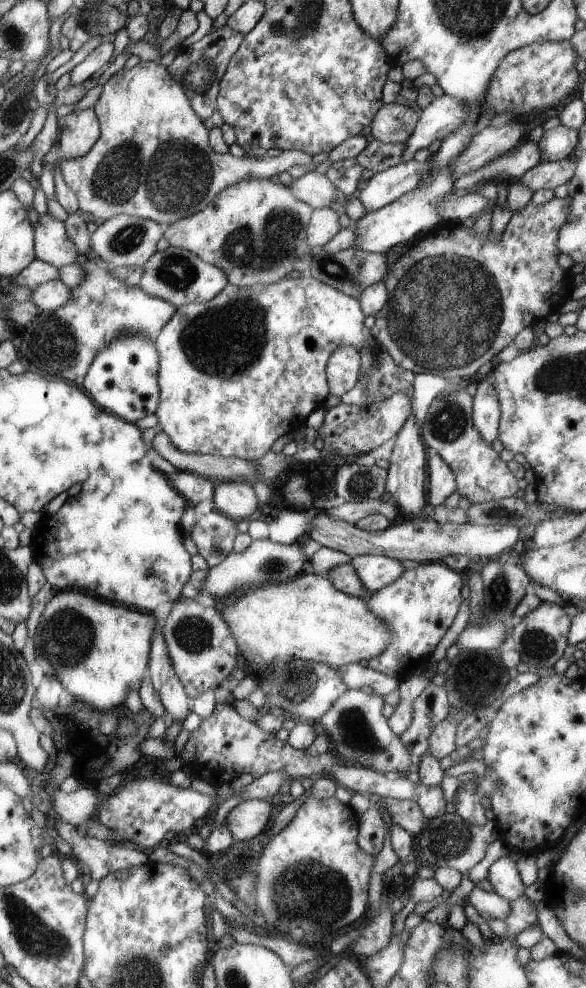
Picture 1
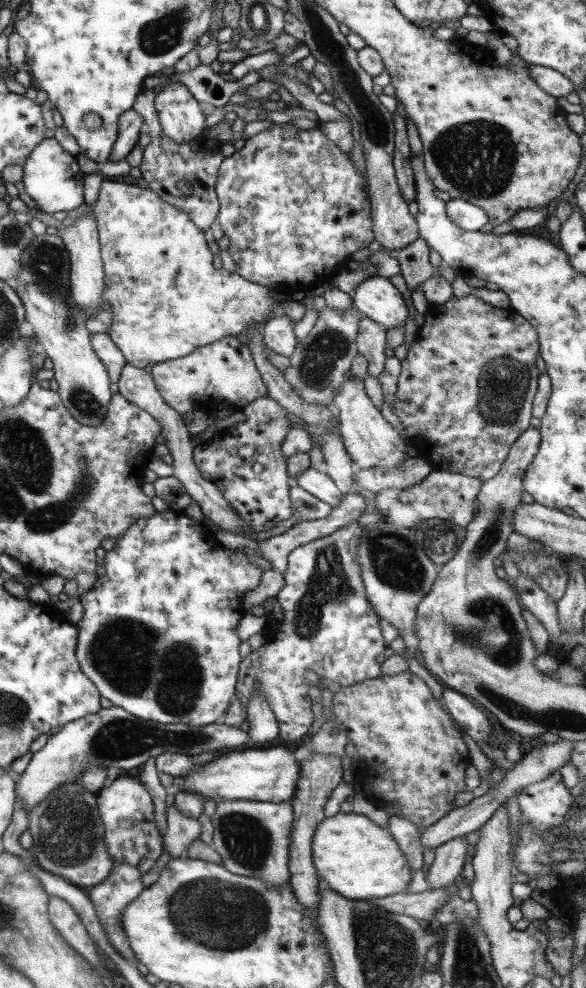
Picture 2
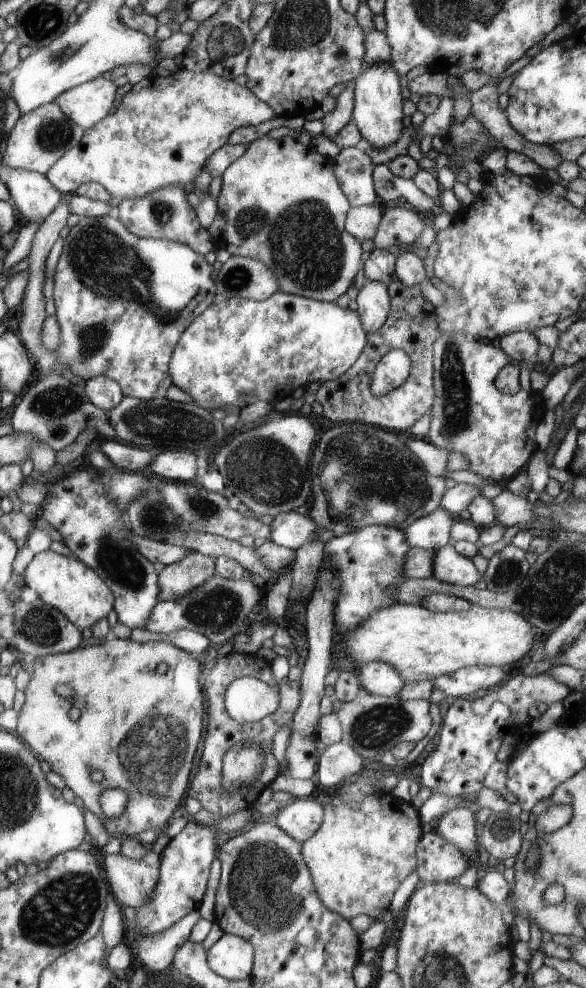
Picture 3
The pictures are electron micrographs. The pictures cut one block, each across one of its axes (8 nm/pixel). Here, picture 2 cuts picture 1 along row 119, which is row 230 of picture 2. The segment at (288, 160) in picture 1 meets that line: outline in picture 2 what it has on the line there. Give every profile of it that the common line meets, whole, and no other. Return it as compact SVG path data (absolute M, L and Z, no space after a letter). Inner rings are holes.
M104 178L101 182L100 195L95 204L91 206L93 218L97 222L99 231L100 256L103 259L103 268L105 271L104 290L102 290L102 304L107 306L113 312L113 322L109 327L110 339L122 351L128 364L136 366L136 368L146 368L148 364L154 365L166 360L176 360L184 358L188 354L196 351L196 348L212 345L218 340L224 339L224 336L237 337L245 328L254 322L264 322L268 318L268 314L272 312L275 302L270 297L270 288L263 288L260 284L242 280L236 273L228 272L225 269L216 270L213 264L214 254L206 245L205 234L202 233L193 223L192 220L174 206L168 205L167 202L161 200L154 191L146 188L142 189L135 184L126 182L118 182L111 178Z

